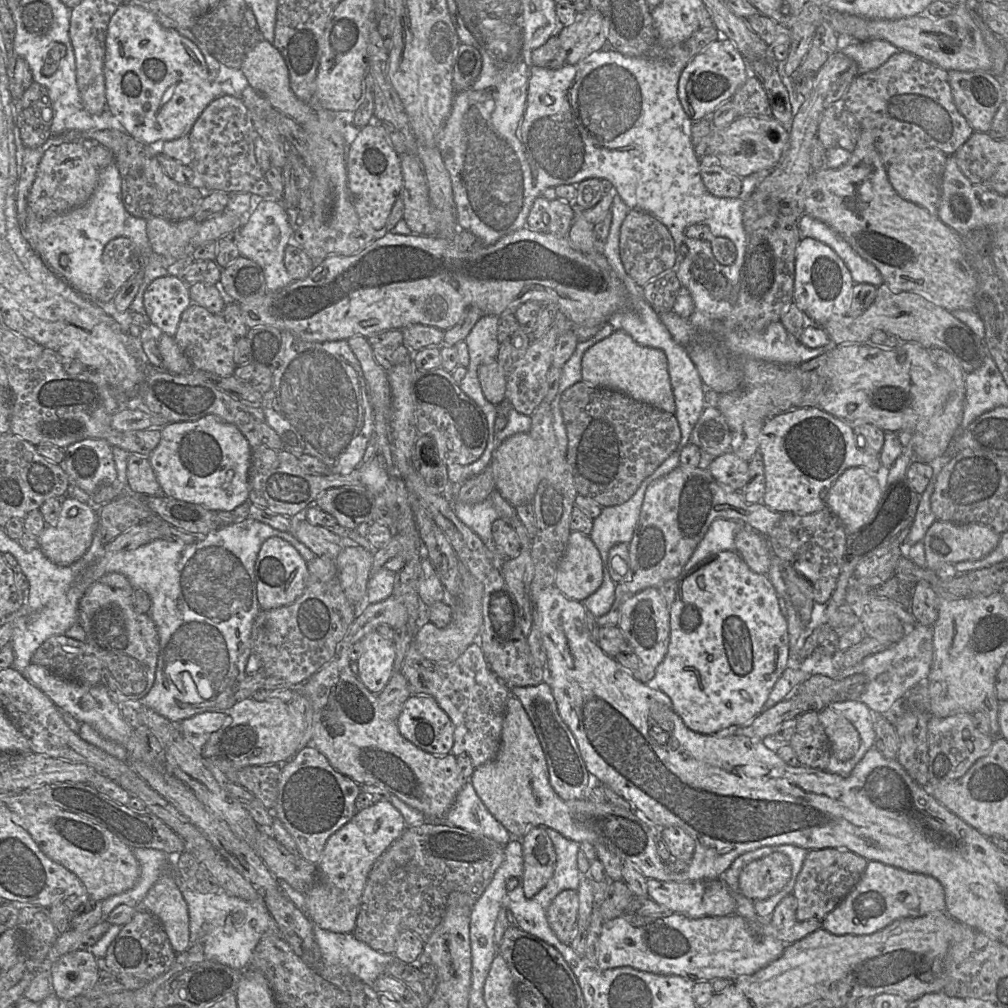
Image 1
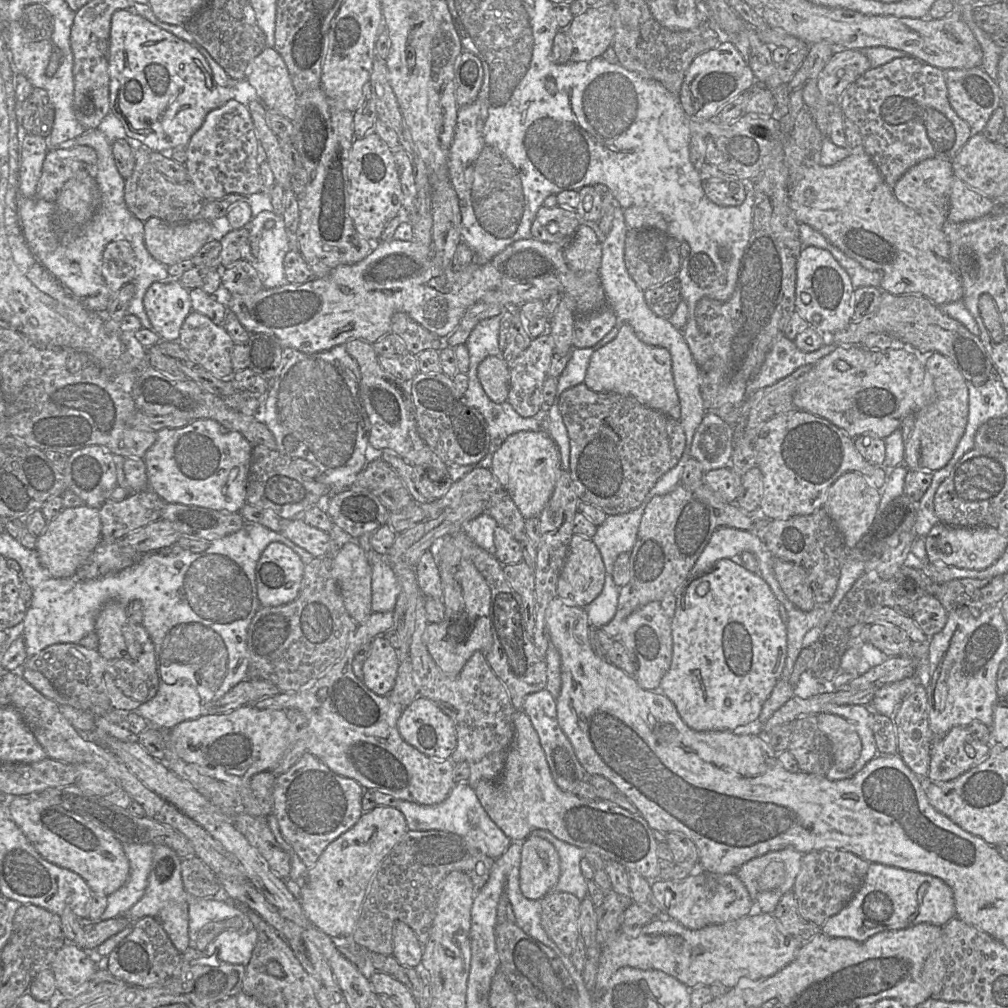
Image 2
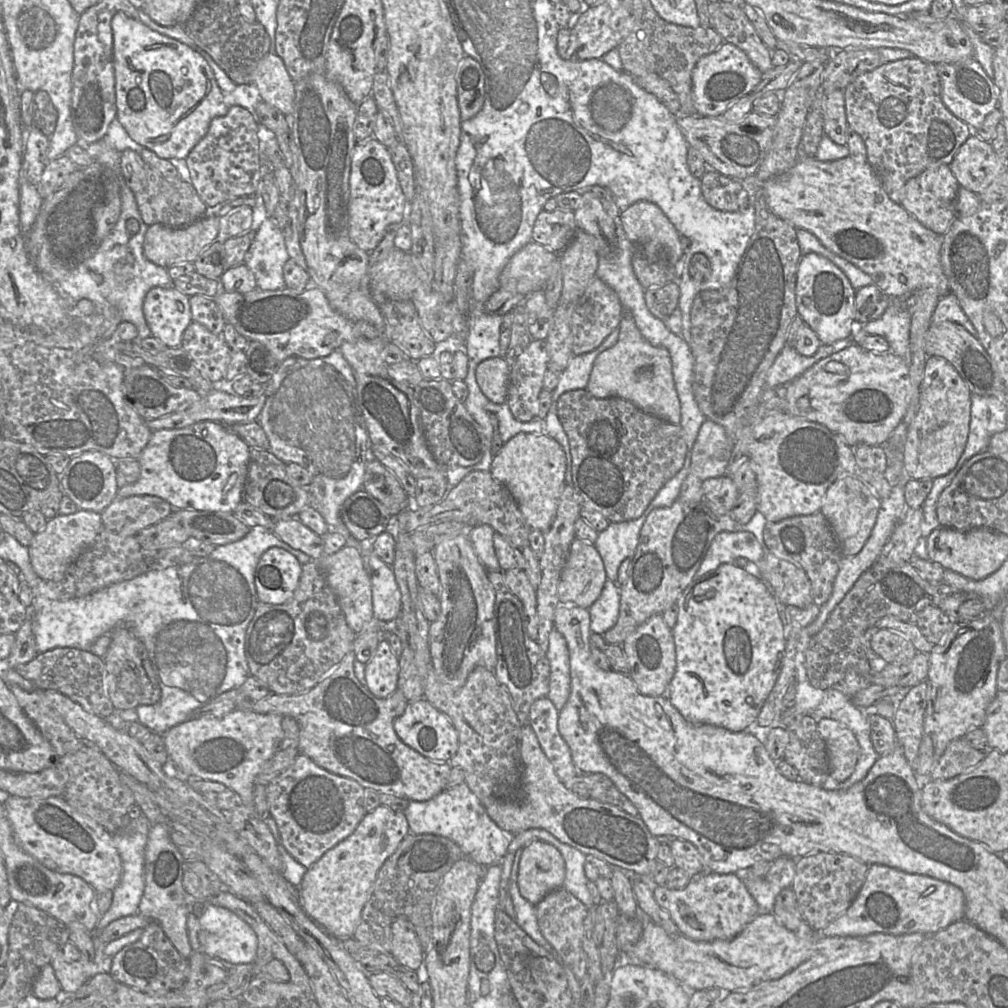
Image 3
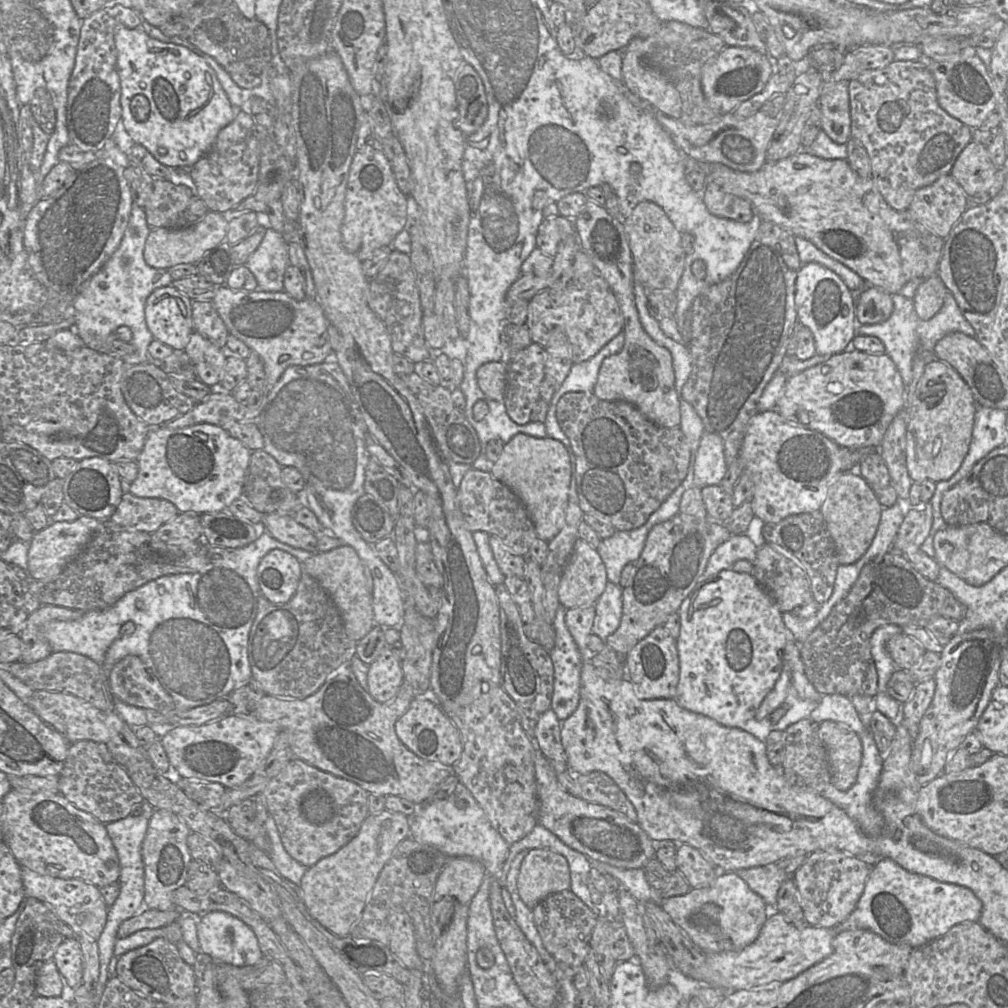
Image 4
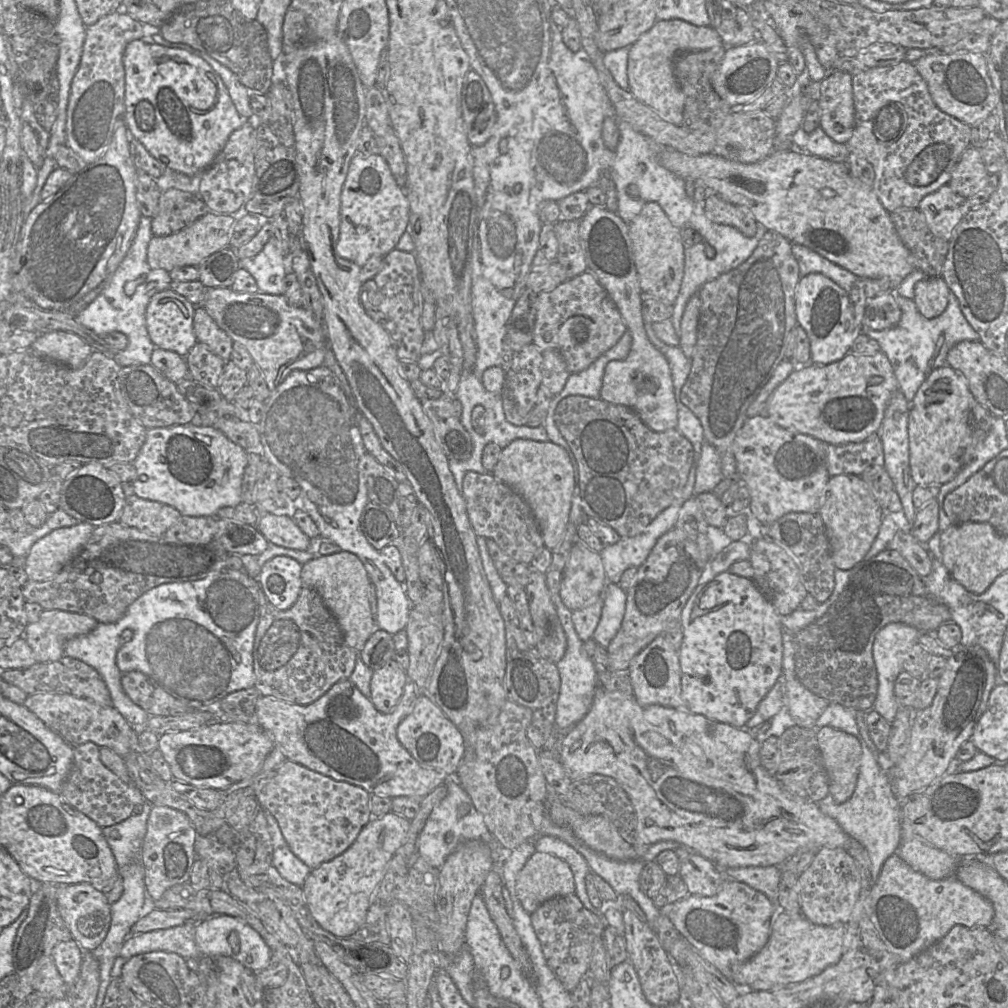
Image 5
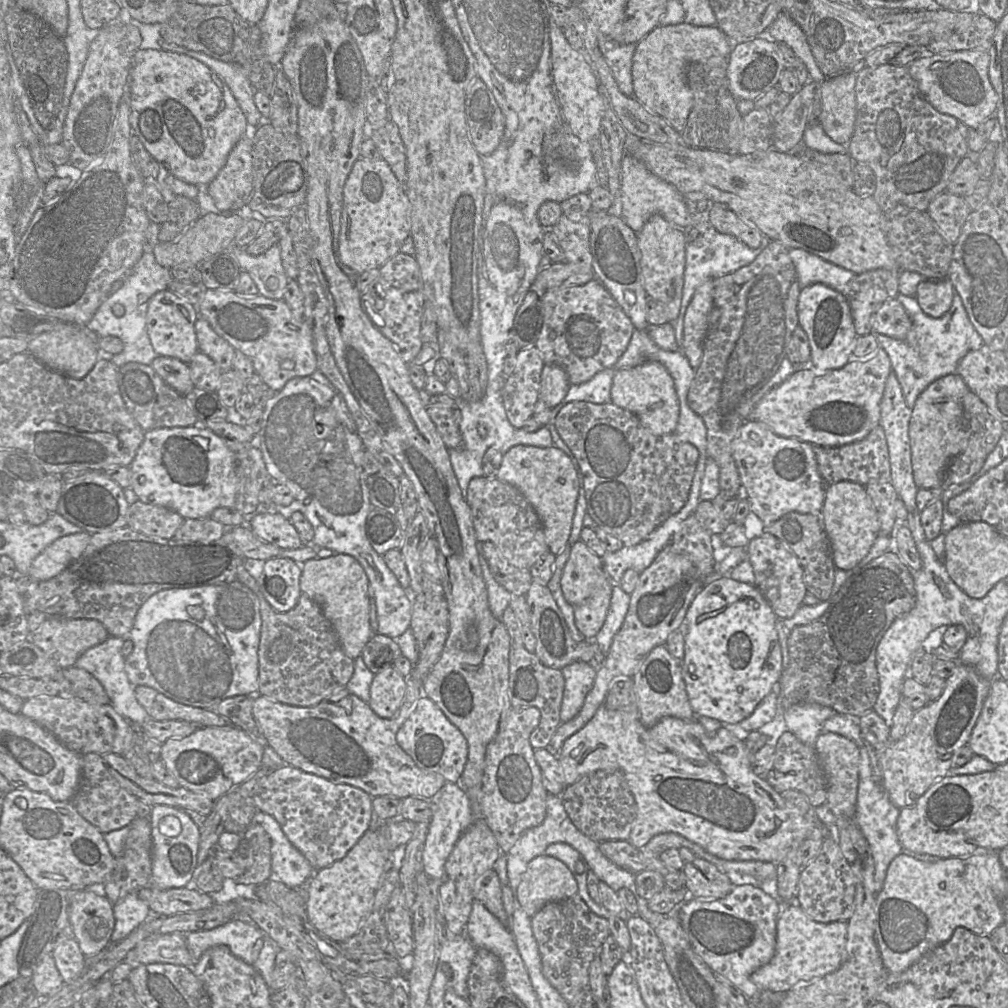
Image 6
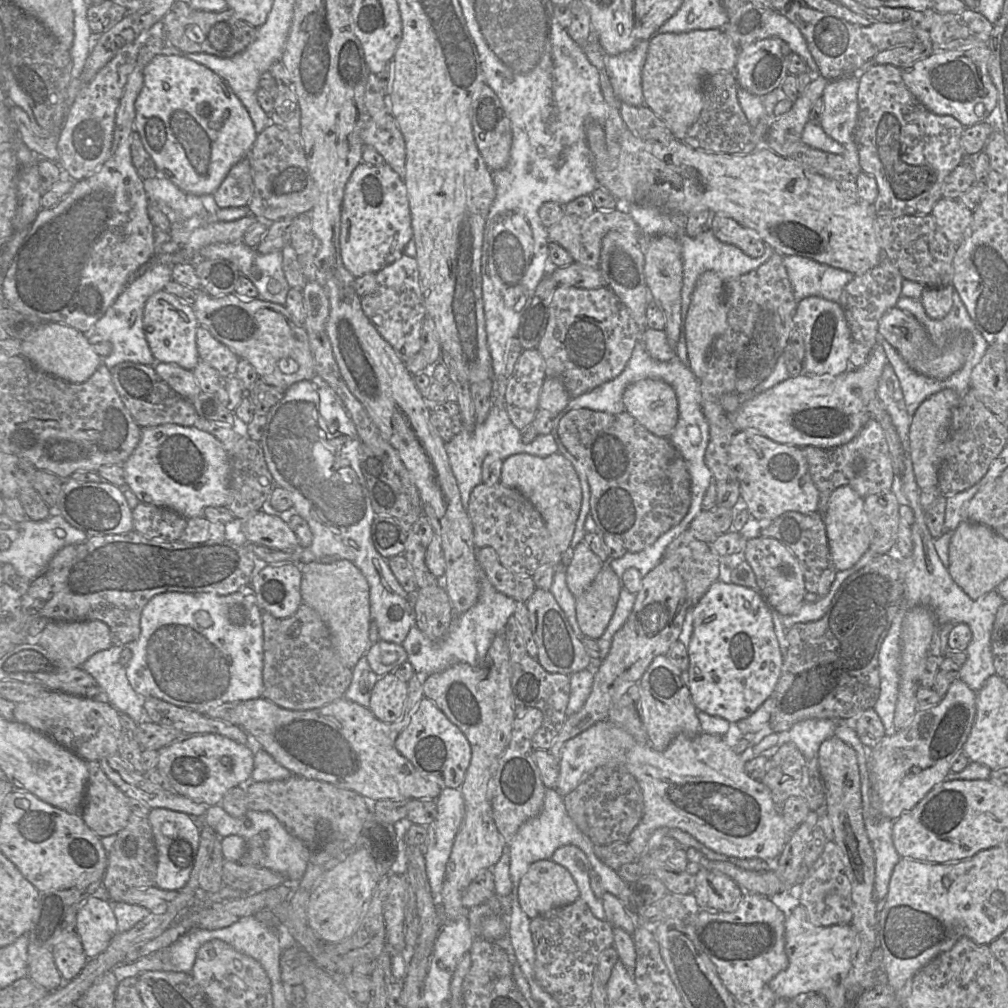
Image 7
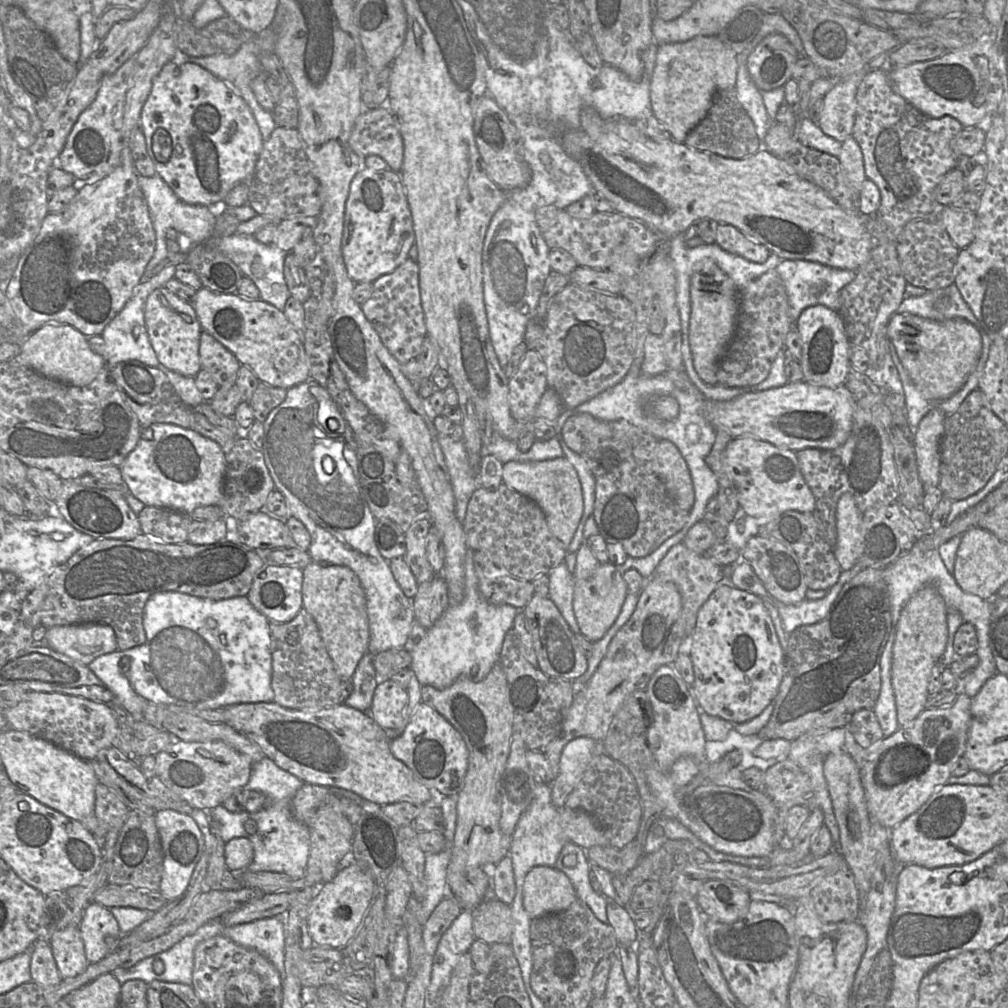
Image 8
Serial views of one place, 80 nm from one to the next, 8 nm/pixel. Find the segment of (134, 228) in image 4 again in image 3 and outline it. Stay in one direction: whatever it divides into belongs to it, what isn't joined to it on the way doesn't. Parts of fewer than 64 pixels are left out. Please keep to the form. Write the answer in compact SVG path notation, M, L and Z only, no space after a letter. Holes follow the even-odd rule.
M108 134L92 144L79 140L76 143L87 149L94 157L94 161L110 168L116 174L121 192L121 213L114 228L101 242L93 256L76 266L62 279L49 280L52 283L58 283L74 299L76 304L82 299L92 301L95 305L95 314L103 315L106 307L114 306L119 311L122 321L135 325L137 328L137 339L135 341L141 341L152 336L143 313L143 303L146 294L154 287L172 287L174 286L174 280L169 276L166 268L152 263L144 254L144 237L149 226L141 218L134 193L128 187L120 172L120 153L110 145ZM130 218L137 220L139 223L139 231L136 234L131 234L127 229L126 222ZM115 245L127 245L134 256L134 265L130 279L116 275L114 272L114 266L117 263L113 256L113 247Z

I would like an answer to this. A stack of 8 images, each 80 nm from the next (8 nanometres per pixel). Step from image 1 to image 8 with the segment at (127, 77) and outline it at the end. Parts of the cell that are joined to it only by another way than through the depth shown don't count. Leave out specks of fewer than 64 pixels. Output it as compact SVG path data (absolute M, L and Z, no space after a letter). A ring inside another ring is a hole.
M170 61L162 67L153 80L151 92L141 110L139 127L145 136L147 151L154 163L156 174L168 184L181 201L190 205L209 207L214 203L222 202L238 183L249 182L264 143L259 126L244 99L237 95L223 80L192 62L176 64Z

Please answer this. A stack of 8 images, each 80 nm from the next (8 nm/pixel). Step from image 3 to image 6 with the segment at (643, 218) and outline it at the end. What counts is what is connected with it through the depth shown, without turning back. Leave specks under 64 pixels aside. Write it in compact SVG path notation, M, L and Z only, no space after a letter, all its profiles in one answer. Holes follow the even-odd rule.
M653 214L637 233L638 247L641 252L640 266L643 285L647 295L660 302L667 310L672 324L679 315L685 270L684 230L673 226L659 214Z

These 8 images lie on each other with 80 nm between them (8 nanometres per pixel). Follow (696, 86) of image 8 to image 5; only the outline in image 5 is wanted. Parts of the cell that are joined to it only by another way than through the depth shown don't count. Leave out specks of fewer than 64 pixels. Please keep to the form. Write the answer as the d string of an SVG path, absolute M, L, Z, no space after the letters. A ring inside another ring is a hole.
M681 19L657 20L631 46L627 61L628 90L641 103L663 120L682 125L685 96L673 73L673 60L678 53L704 51L724 43L711 26L695 26Z

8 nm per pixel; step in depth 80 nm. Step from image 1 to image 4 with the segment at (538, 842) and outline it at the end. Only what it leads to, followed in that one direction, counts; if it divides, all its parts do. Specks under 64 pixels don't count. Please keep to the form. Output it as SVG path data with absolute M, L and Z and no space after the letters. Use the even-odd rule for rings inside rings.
M531 849L524 857L517 879L518 893L533 909L550 894L570 889L567 859L548 849Z

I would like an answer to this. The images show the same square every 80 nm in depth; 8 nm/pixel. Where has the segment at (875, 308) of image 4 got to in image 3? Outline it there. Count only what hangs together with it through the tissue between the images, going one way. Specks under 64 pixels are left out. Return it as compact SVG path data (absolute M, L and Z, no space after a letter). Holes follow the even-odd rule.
M875 284L855 291L854 321L866 324L880 318L889 307L892 298L883 293Z

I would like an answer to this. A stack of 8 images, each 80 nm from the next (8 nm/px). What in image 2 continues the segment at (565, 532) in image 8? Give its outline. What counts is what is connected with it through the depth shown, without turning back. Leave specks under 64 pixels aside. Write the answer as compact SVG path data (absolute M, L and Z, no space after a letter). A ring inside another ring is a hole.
M545 430L519 431L508 436L494 453L491 465L491 472L508 492L525 520L539 518L553 493L560 470L559 449Z

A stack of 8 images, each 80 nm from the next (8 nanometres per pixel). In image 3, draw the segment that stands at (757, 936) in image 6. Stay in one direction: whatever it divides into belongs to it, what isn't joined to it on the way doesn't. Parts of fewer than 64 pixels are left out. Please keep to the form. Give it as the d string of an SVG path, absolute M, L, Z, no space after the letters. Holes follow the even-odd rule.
M704 872L691 877L688 885L682 890L653 886L653 895L656 902L668 911L680 933L695 941L730 940L736 937L759 914L758 905L748 892L742 880L742 874Z

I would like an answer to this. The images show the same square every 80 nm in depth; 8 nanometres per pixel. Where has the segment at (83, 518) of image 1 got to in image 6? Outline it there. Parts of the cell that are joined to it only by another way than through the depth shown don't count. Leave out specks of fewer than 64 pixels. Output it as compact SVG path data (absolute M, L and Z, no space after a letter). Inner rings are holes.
M85 531L63 536L47 546L32 562L28 577L46 581L62 573L82 554L91 534Z

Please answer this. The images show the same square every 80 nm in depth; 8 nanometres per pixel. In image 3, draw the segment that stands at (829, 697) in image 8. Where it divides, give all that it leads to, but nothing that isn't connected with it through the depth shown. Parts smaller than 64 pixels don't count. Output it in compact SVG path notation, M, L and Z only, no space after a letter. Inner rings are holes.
M876 562L858 578L821 630L810 639L805 655L810 684L827 690L843 680L848 669L871 678L875 673L863 646L865 632L885 616L917 624L919 613L929 605L941 609L952 623L967 622L989 613L984 600L976 593L961 591L945 583L932 584L923 579L910 562L898 566L883 566Z

